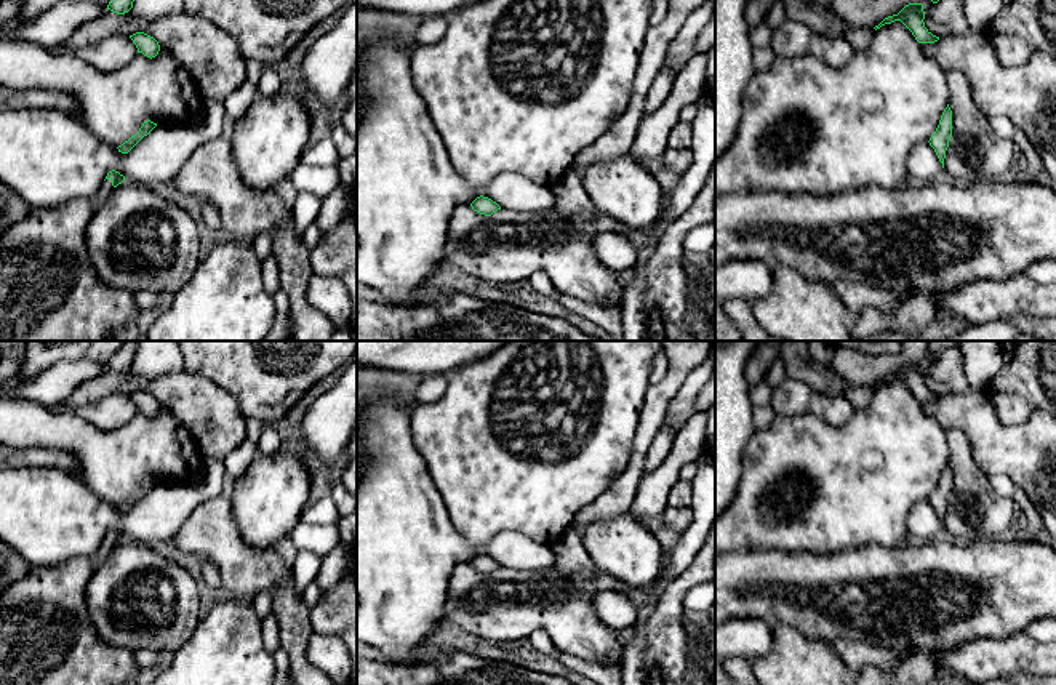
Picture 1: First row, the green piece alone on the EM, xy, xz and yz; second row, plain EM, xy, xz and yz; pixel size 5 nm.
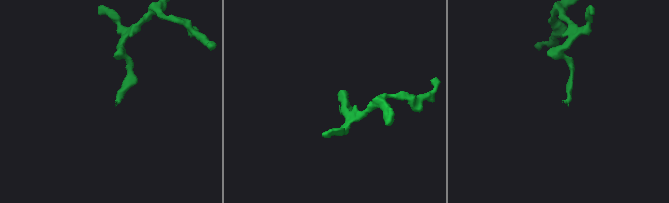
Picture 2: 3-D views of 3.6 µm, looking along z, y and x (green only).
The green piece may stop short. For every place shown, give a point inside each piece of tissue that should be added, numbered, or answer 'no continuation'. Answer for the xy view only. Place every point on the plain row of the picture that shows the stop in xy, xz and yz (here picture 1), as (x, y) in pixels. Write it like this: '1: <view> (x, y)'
1: xy (106, 546)

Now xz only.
no continuation

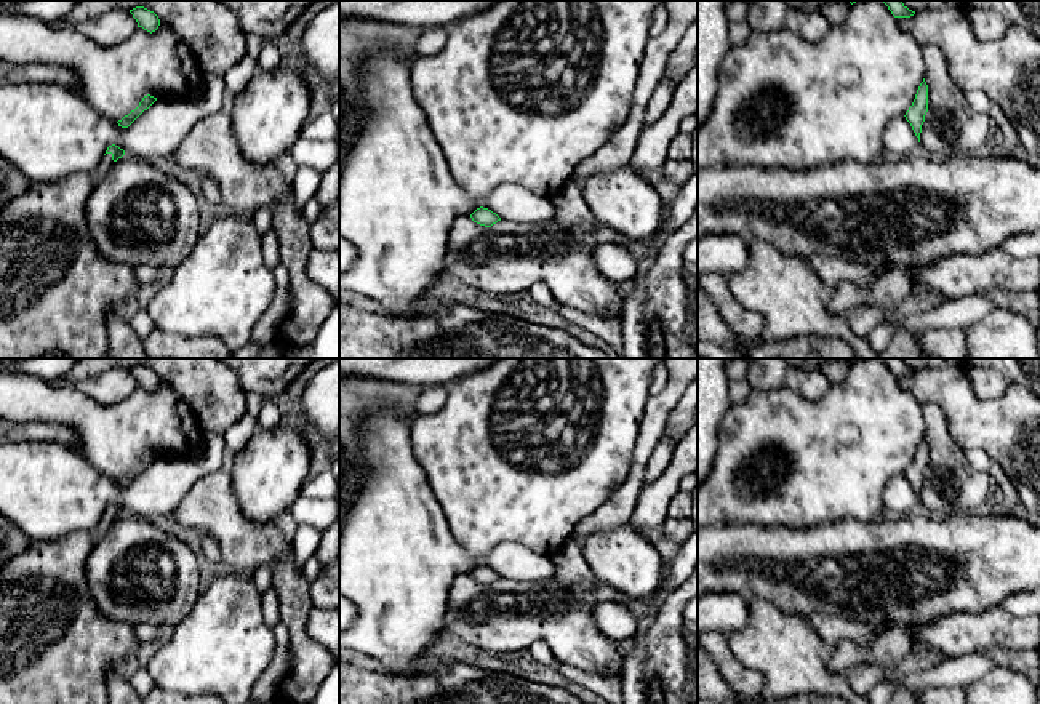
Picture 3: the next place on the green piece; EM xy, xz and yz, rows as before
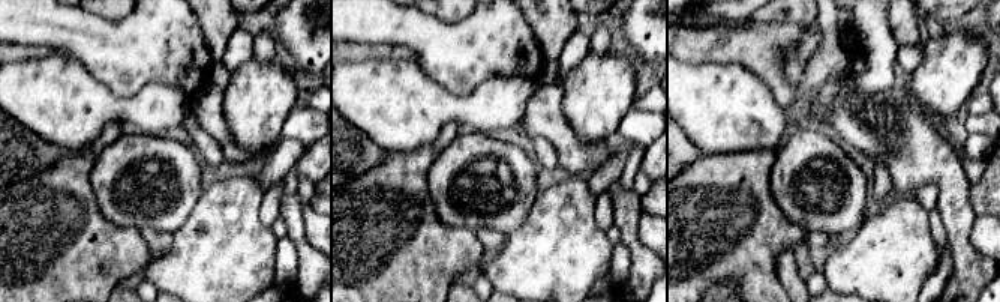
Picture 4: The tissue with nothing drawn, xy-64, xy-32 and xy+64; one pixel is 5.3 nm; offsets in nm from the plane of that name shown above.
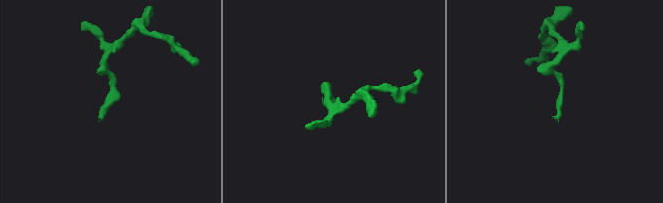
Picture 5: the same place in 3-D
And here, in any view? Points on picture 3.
1: xy (106, 520)

